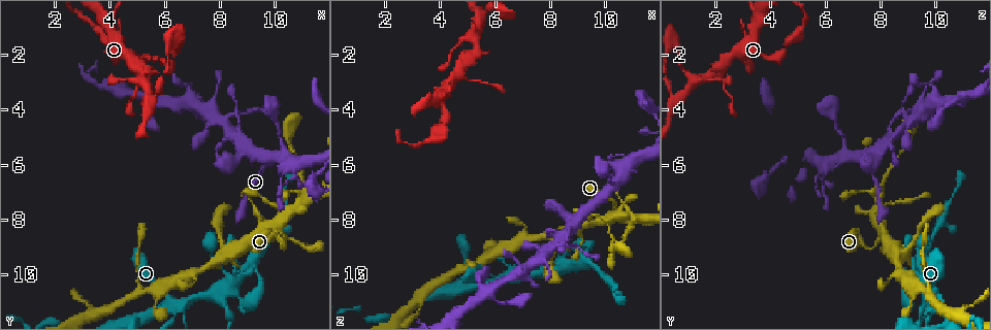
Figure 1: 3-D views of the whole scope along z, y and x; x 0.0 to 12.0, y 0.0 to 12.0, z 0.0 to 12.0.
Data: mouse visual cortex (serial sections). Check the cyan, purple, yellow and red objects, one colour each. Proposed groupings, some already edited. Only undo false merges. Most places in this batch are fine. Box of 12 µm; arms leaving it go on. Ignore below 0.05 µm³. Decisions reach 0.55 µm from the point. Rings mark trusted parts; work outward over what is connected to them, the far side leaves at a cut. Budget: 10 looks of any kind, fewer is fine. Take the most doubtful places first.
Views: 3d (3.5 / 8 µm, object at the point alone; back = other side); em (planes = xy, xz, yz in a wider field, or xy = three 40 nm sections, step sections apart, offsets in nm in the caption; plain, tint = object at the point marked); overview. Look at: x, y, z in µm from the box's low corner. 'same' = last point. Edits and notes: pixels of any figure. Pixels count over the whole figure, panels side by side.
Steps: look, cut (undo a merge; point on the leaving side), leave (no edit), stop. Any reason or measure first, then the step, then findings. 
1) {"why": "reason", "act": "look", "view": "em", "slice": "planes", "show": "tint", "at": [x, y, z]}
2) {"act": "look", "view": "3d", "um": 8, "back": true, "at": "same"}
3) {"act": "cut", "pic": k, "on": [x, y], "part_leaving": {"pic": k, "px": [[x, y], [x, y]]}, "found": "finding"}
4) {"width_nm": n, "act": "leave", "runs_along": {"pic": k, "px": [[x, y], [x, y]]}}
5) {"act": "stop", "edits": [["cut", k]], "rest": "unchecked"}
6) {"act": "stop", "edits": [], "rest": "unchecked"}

{"why": "abrupt turn", "act": "look", "view": "3d", "um": 8, "at": [5.1, 10.5, 9.7]}

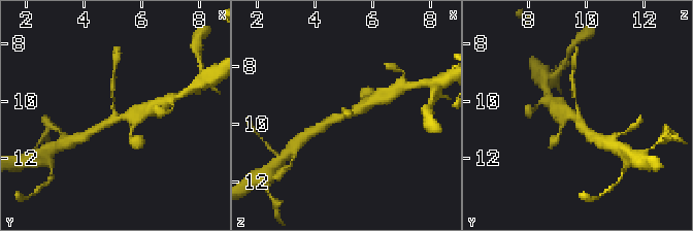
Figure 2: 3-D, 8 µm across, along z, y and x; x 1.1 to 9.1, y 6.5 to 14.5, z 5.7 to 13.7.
{"arms": 3, "arm_widths_nm": [100, 250, 350], "act": "look", "view": "em", "slice": "xy", "step": 2, "show": "tint", "at": [5.2, 10.5, 9.8]}

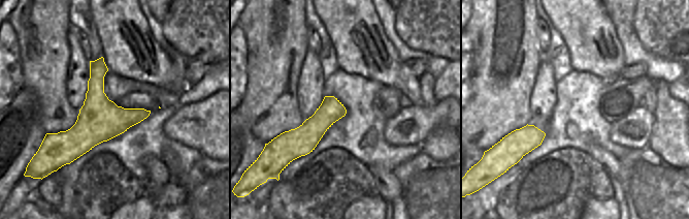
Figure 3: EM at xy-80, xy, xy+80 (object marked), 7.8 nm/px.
{"act": "leave", "runs_along": {"pic": 2, "px": [[139, 110], [119, 119], [113, 113], [112, 86]]}, "found": "all the same cell"}

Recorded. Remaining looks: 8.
{"why": "calibre changes", "act": "look", "view": "3d", "um": 3.5, "at": [10.2, 7.6, 8.0]}

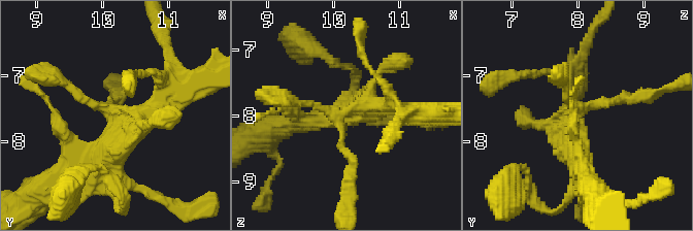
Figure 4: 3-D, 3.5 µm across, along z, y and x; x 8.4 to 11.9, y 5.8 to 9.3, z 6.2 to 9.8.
{"act": "look", "view": "em", "slice": "xy", "step": 1, "show": "tint", "at": [10.15, 7.60, 8.00]}

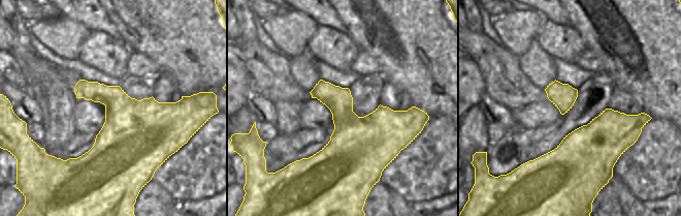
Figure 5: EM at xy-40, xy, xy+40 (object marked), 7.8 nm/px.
{"act": "leave", "runs_along": {"pic": 4, "px": [[575, 169], [575, 112], [636, 97]]}, "found": "continuous, no second cell"}

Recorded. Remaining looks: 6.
{"why": "narrows sharply", "act": "look", "view": "3d", "um": 3.5, "back": true, "at": [4.1, 1.8, 4.5]}

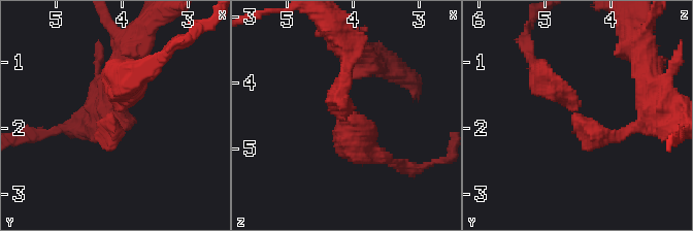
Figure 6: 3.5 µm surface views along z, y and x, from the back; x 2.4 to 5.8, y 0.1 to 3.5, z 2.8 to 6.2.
{"arm_widths_nm": [200, 350], "why": "shape alone is not enough", "act": "look", "view": "em", "slice": "xy", "step": 5, "show": "plain", "at": [4.10, 1.75, 4.50]}

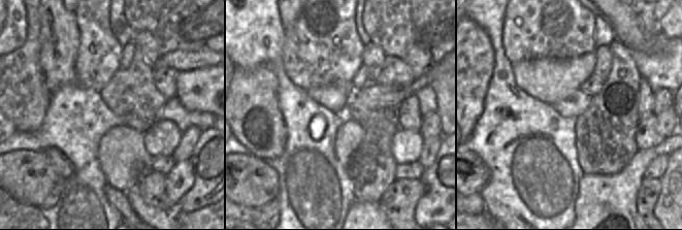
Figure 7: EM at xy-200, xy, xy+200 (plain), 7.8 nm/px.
{"why": "with the object marked", "act": "look", "view": "em", "slice": "xy", "step": 5, "show": "tint", "at": "same"}

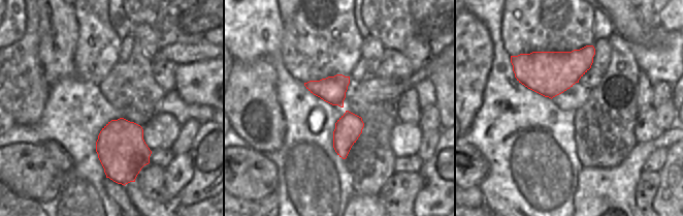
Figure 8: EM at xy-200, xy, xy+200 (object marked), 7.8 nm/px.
{"width_nm": 200, "act": "leave", "runs_along": {"pic": 6, "px": [[622, 134], [580, 125], [537, 67]]}, "found": "continuous, no second cell"}

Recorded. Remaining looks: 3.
{"why": "sudden change in width", "act": "look", "view": "3d", "um": 3.5, "at": [9.7, 8.8, 9.8]}

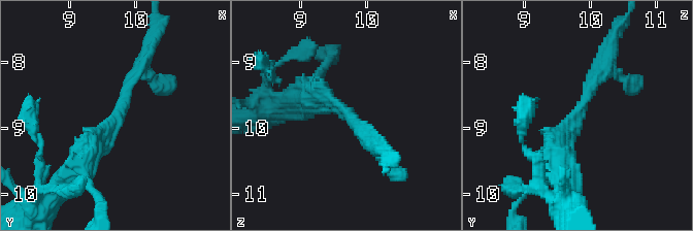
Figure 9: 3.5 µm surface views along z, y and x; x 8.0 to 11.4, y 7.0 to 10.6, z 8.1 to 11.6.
{"arm_widths_nm": [200, 450], "act": "look", "view": "em", "slice": "xy", "step": 2, "show": "tint", "at": [9.65, 8.90, 9.75]}

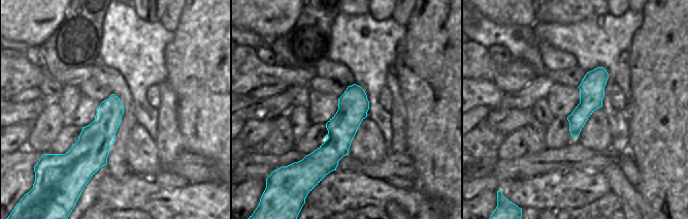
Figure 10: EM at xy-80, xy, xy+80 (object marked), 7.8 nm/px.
{"act": "leave", "runs_along": {"pic": 9, "px": [[72, 175], [123, 109], [138, 68]]}, "found": "all the same cell"}

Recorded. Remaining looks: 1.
{"act": "stop", "edits": [], "rest": "unchecked"}

